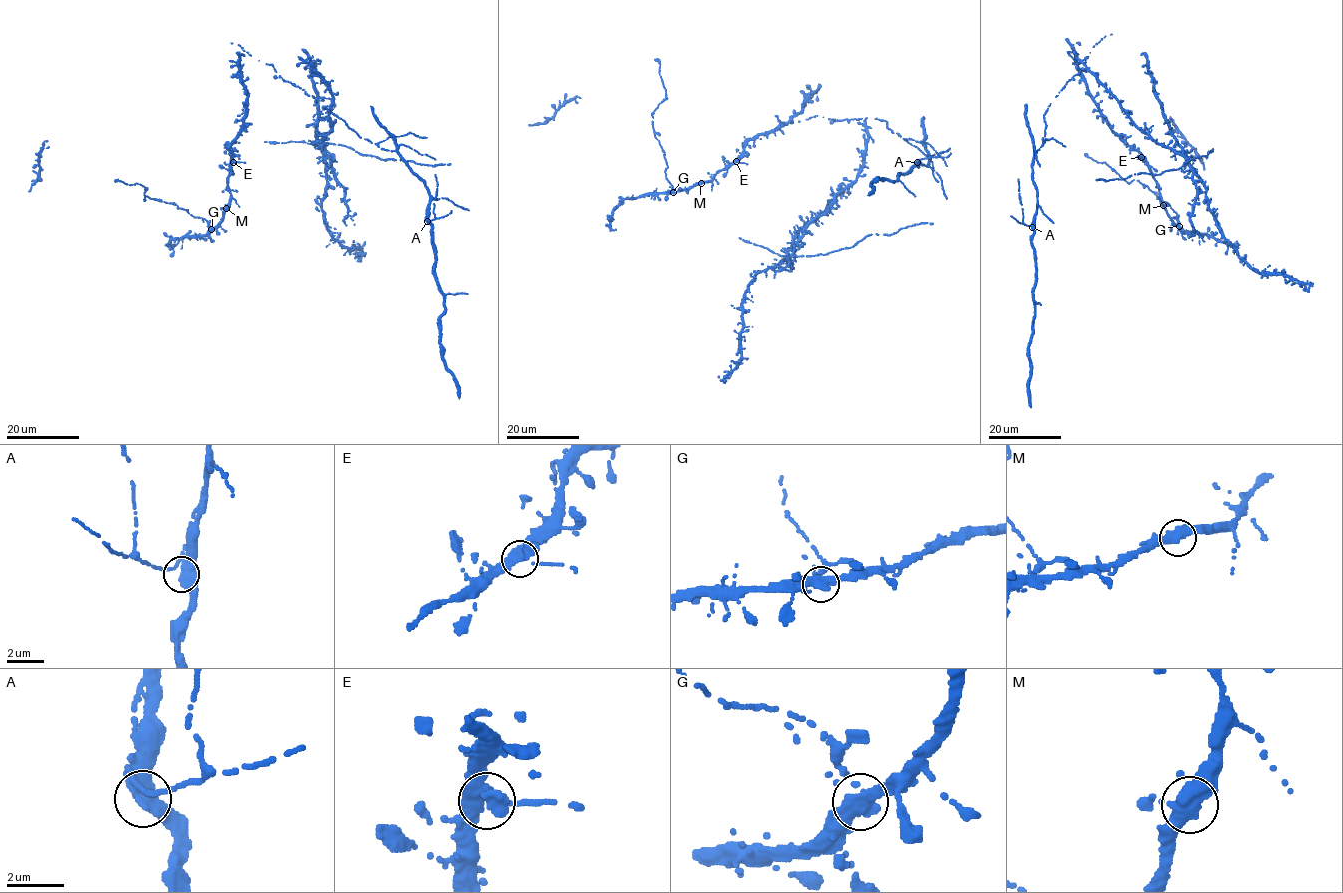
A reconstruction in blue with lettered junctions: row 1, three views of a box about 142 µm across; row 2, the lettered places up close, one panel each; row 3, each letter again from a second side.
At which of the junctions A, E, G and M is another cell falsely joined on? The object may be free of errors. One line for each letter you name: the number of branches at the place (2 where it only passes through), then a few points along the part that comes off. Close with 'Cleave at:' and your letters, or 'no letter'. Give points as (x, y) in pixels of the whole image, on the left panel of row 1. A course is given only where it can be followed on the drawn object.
G: branches 3; course (211, 229), (208, 221), (190, 215), (187, 209), (148, 196), (144, 200), (145, 187), (114, 181)
Cleave at: G

